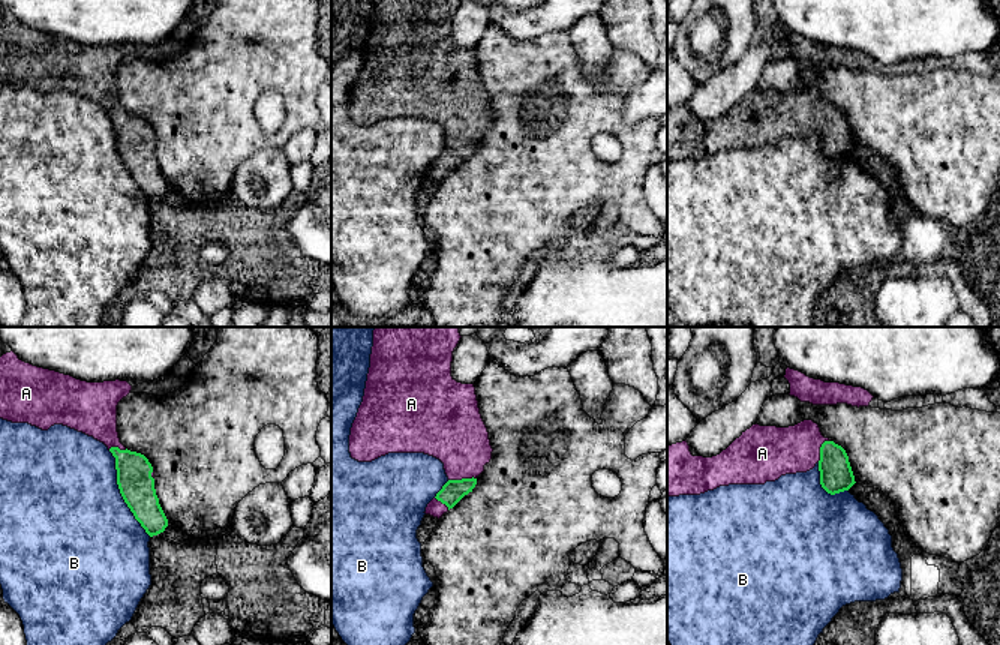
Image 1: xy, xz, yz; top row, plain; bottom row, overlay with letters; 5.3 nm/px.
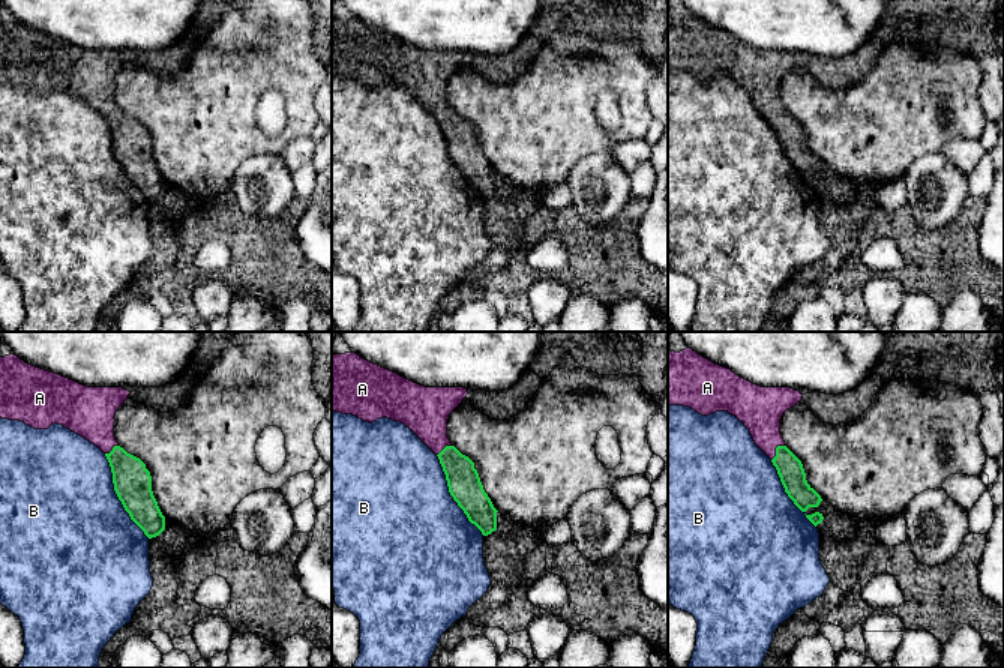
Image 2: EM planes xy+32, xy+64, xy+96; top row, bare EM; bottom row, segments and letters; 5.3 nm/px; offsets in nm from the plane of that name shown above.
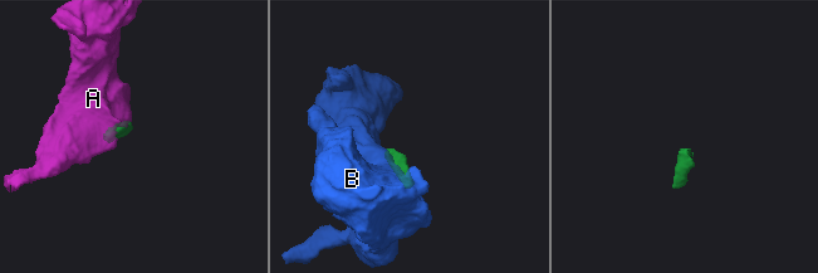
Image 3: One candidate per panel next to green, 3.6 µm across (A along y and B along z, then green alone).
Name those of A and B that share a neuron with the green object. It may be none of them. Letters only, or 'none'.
A

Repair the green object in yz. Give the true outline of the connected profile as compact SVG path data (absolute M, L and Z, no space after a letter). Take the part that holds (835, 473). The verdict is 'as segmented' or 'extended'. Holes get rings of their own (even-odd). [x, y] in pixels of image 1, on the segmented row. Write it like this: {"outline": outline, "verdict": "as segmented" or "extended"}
{"outline": "M804 420L789 428L760 426L756 423L742 432L742 435L736 438L726 450L712 458L693 456L687 440L669 446L667 496L700 495L729 484L765 484L766 482L775 482L786 474L807 472L816 465L820 471L820 484L831 495L849 490L856 483L846 450L829 438L825 438L819 424L813 420Z", "verdict": "extended"}

